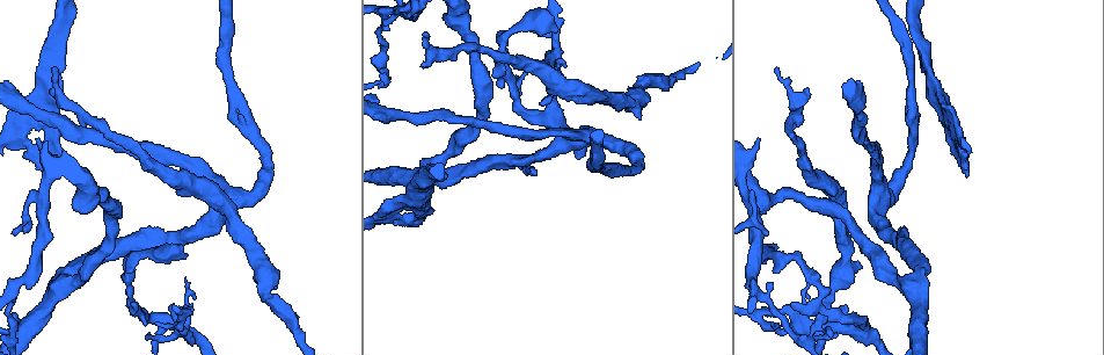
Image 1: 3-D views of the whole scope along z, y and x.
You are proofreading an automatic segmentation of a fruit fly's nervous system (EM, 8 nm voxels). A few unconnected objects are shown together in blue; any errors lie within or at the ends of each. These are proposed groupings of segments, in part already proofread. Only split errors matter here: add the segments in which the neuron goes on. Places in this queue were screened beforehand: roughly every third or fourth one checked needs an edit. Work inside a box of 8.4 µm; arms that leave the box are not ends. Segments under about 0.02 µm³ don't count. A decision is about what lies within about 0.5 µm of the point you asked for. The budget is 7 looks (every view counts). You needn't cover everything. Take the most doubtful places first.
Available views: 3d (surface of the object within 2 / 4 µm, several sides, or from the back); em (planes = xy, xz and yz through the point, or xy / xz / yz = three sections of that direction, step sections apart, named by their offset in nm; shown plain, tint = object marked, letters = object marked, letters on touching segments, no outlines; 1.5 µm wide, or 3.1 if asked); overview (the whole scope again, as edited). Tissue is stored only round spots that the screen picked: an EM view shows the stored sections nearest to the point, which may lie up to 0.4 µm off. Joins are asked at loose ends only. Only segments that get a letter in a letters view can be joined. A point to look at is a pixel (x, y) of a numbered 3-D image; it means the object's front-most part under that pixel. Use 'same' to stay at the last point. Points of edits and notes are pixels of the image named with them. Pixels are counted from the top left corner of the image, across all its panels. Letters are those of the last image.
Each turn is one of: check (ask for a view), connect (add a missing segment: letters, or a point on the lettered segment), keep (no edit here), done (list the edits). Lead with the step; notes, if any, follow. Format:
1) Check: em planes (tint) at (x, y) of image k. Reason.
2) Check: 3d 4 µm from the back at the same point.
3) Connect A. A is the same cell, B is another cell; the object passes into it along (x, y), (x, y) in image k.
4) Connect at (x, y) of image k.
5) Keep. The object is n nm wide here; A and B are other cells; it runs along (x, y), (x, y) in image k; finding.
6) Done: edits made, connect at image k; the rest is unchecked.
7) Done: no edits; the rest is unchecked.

Check: 3d 2 µm at (429, 215) of image 1. An open end.

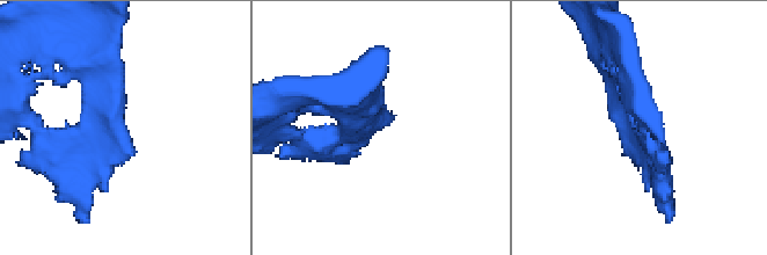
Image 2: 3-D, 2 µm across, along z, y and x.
Check: em planes (letters) at (639, 162) of image 2. Shape alone is not enough.

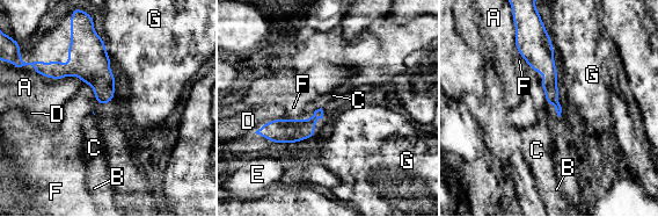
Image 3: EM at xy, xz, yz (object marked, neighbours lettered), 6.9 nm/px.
Keep. A, B, C, D, E, F and G are other cells; a border runs along (321, 107), (315, 110) in image 3; no lettered segment goes on from it.

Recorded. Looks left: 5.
Check: em xy step 8 (letters) at (184, 278) of image 1.

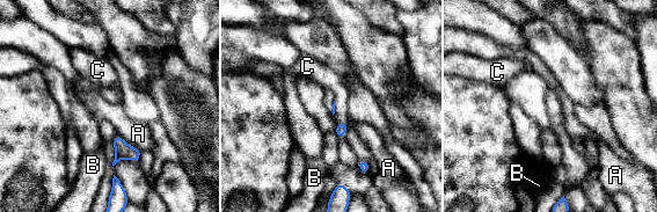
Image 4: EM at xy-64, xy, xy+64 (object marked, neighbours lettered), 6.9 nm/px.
Connect C. The longest contact is with A, 100 nm; C is the same cell, A and B are other cells; the neuron continues.

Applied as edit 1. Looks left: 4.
Check: overview. Redraw.

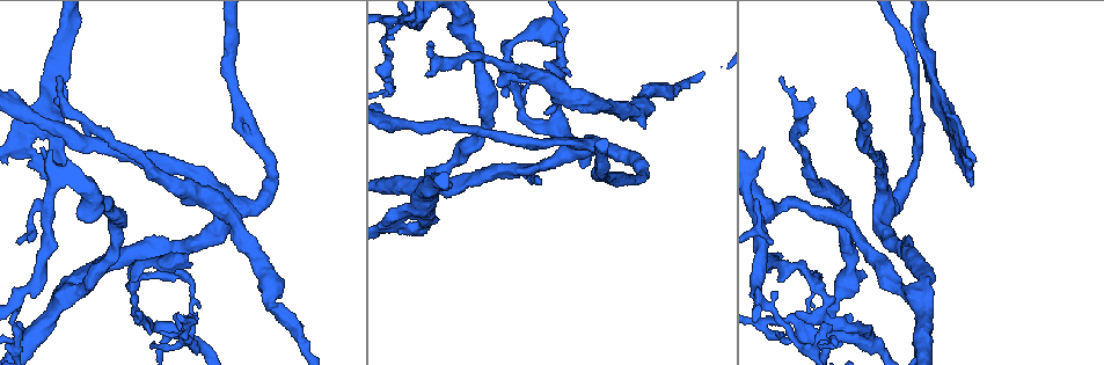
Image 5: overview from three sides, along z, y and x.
Check: em xz step 4 (tint) at (771, 292) of image 5. Three arms meet.

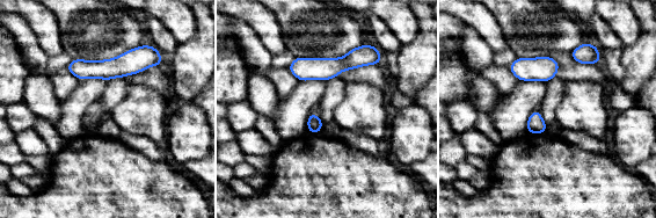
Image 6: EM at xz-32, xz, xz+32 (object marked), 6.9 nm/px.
Check: em planes (letters) at the same point. Another direction.

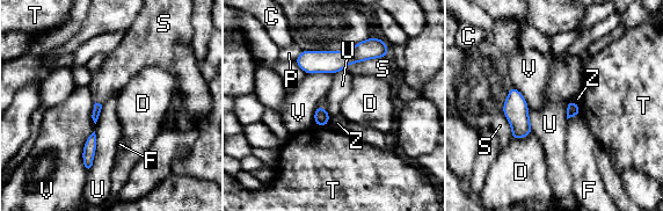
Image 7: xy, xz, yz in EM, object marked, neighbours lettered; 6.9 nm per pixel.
Keep. C, D, F, P, S, T, U, V and Z are other cells; a border runs along (94, 131), (82, 151), (86, 168) in image 7; no lettered segment goes on from it.

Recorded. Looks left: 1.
Done: edits made, connect at image 4; the rest is unchecked.

